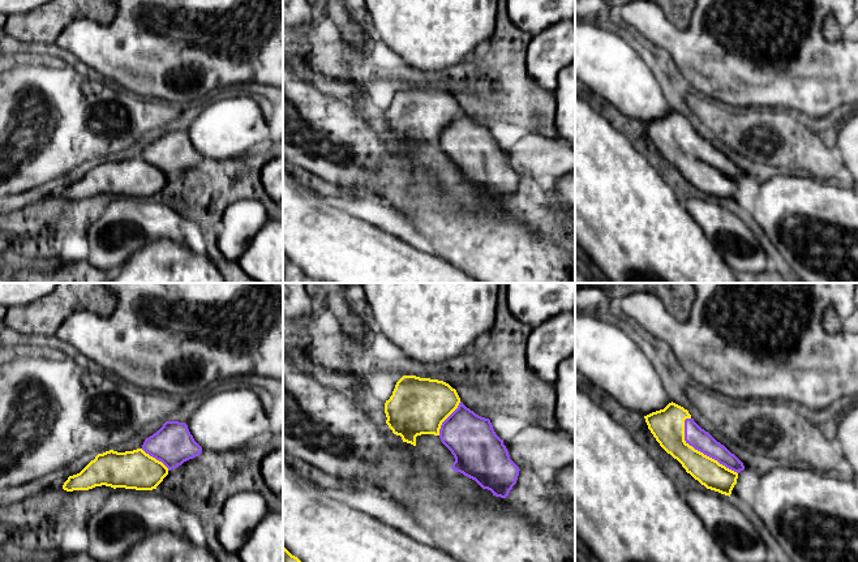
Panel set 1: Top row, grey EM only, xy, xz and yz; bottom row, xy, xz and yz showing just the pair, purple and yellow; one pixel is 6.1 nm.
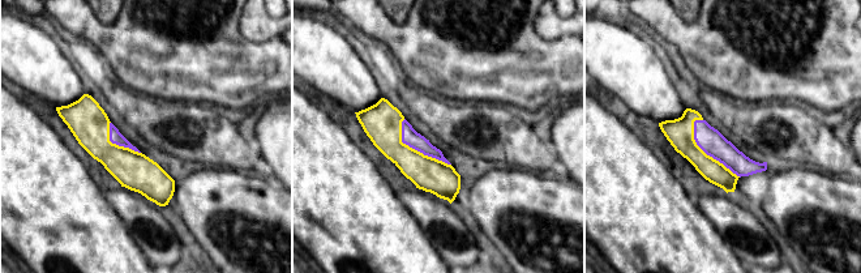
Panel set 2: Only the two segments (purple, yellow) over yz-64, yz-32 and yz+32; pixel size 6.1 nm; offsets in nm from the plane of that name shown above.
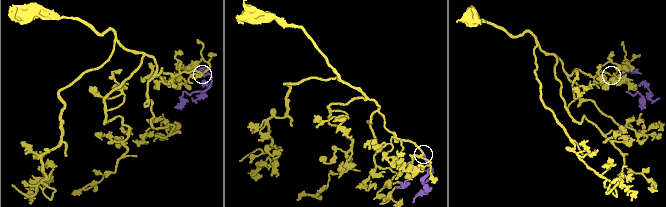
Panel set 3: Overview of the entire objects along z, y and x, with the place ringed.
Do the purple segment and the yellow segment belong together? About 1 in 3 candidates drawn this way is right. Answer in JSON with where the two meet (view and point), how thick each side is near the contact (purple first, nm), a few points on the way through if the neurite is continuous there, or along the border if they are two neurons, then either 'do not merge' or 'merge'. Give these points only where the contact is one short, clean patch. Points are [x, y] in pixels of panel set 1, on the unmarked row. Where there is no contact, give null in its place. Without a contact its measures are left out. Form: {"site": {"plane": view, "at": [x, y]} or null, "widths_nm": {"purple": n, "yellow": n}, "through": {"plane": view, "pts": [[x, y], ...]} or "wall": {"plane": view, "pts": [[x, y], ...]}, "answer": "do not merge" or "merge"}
{"site": {"plane": "yz", "at": [700, 159]}, "widths_nm": {"purple": 130, "yellow": 200}, "through": {"plane": "yz", "pts": [[696, 145], [700, 159], [668, 136]]}, "answer": "merge"}

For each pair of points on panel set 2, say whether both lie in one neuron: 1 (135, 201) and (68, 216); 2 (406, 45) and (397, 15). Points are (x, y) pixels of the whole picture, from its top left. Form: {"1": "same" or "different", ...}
{"1": "different", "2": "different"}

